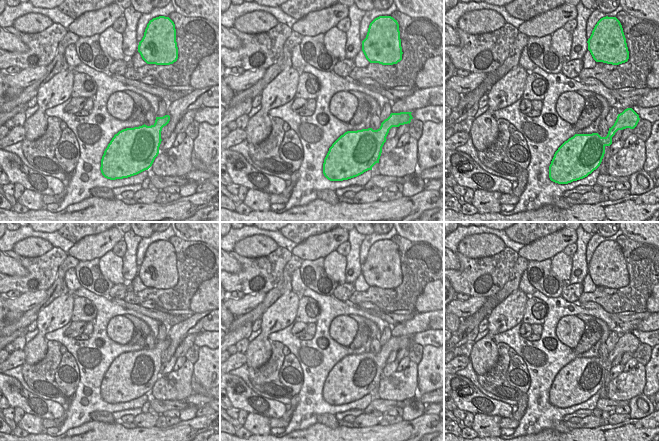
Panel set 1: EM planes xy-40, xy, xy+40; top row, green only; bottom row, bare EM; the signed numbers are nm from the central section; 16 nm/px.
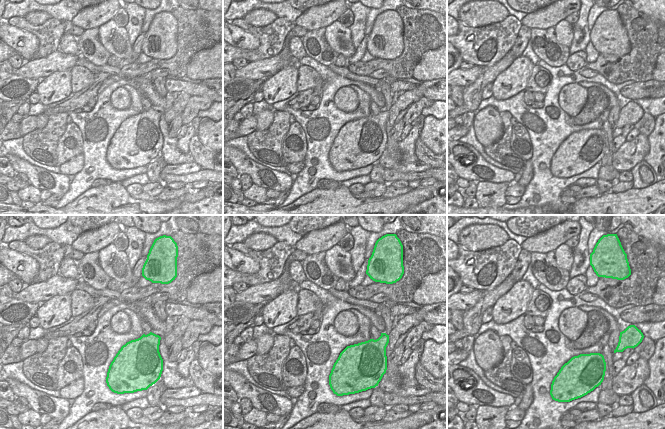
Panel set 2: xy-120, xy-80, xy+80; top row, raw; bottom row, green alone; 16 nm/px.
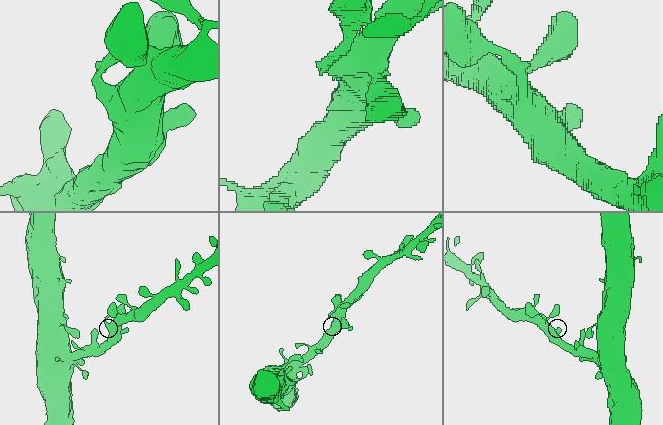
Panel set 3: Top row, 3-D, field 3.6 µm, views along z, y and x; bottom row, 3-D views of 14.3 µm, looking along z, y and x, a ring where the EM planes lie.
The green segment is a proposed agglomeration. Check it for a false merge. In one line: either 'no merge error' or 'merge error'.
no merge error

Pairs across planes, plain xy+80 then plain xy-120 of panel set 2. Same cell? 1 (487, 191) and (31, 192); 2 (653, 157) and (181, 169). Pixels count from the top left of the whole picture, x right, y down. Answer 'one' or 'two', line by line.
1: one
2: two

